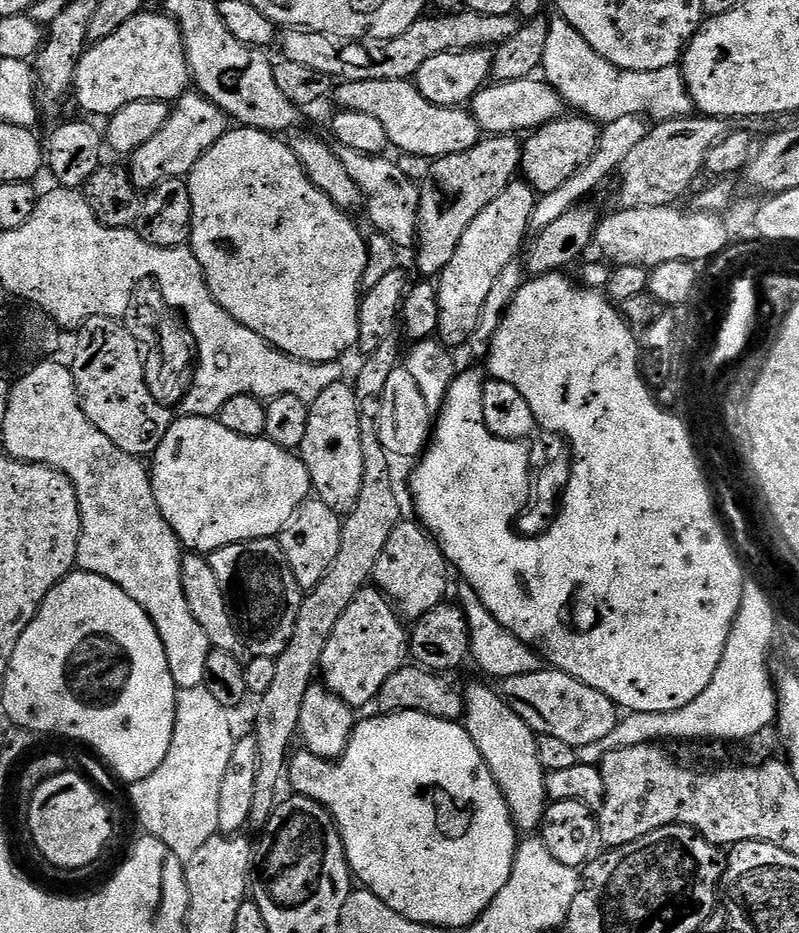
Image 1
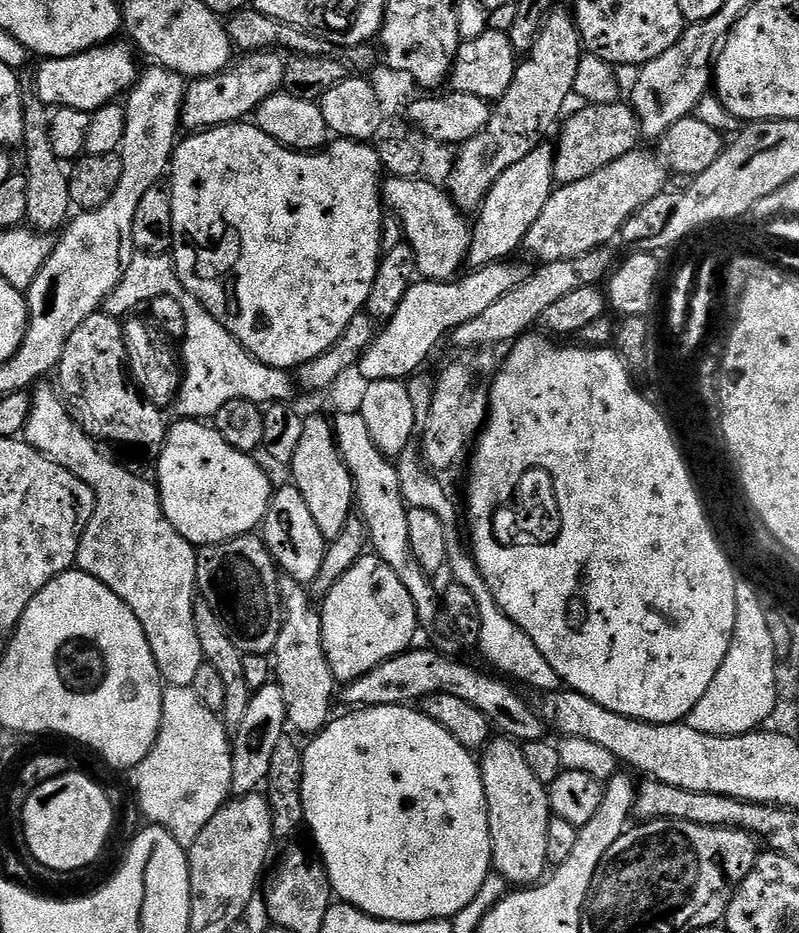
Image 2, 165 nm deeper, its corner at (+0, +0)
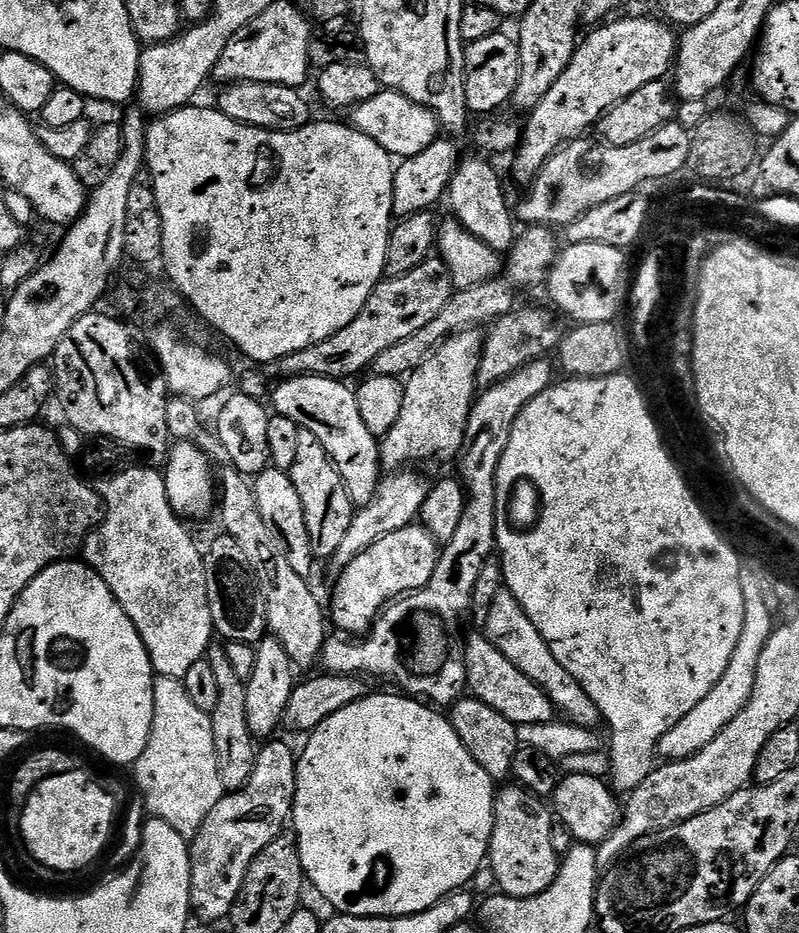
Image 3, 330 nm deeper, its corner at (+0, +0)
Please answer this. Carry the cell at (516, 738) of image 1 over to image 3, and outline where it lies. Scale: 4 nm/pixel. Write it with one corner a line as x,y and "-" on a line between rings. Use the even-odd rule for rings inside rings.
501,787
496,793
494,826
492,841
488,844
487,863
490,868
492,864
496,884
500,887
497,889
503,895
530,898
548,889
560,869
558,852
556,856
556,840
552,837
554,812
541,797
527,788
513,787

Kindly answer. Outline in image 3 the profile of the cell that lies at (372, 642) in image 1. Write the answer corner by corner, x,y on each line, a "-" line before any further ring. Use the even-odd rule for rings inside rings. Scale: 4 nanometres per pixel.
416,522
408,528
395,530
379,538
349,565
339,569
340,577
332,592
331,627
333,624
336,630
352,638
363,637
372,629
372,624
385,606
409,592
417,592
419,588
426,586
426,582
430,582
434,566
440,561
440,554
441,549
434,537

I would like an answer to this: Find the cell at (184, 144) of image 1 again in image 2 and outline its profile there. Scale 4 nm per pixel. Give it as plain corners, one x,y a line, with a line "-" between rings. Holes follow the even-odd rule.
276,50
245,52
237,55
224,71
213,76
193,79
184,89
183,127
188,130
217,128
220,124
234,124
251,117
264,99
281,91
284,83
284,61
285,57

